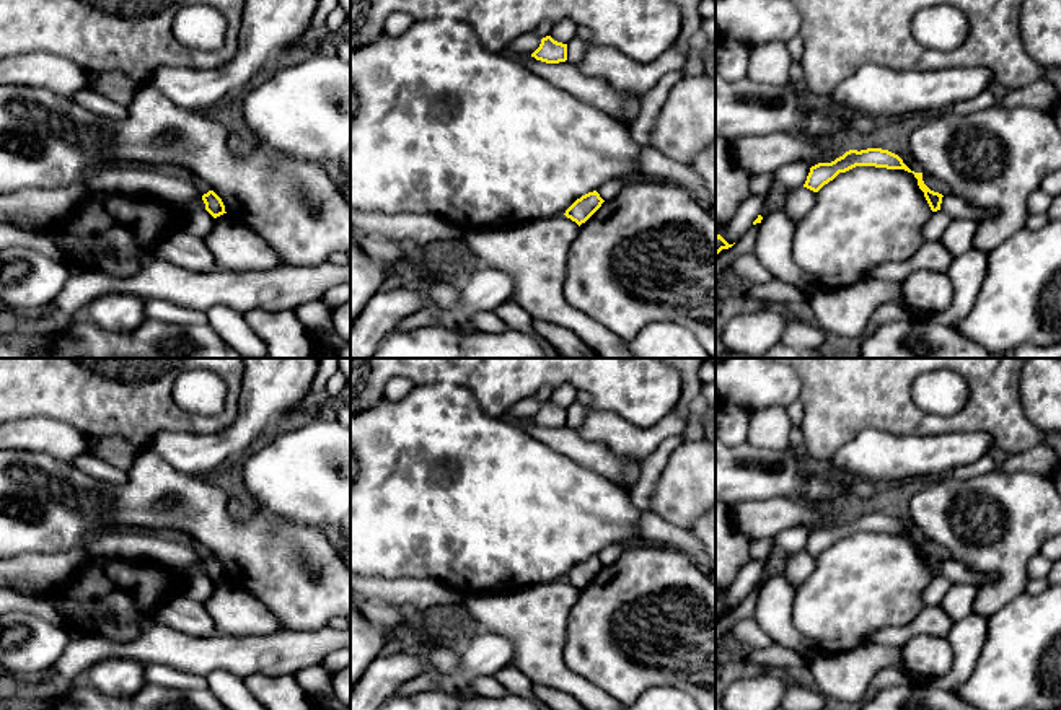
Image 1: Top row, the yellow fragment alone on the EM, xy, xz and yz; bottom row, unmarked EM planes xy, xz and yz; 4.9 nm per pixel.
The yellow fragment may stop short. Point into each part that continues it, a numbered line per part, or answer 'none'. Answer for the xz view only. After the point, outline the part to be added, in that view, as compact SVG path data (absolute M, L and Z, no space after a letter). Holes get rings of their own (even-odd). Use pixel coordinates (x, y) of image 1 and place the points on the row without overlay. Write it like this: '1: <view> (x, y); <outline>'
none

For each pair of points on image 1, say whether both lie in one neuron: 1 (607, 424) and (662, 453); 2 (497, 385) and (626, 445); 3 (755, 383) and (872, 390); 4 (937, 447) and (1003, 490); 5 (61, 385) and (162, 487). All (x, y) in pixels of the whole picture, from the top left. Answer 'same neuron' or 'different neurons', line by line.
1: different neurons
2: different neurons
3: different neurons
4: different neurons
5: different neurons

